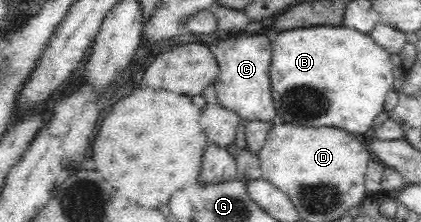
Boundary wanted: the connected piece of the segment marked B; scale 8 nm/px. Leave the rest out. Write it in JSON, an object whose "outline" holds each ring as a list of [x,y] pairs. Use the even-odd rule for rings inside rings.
{"outline":[[[313,25],[272,34],[270,83],[276,115],[285,123],[307,127],[344,129],[351,134],[371,129],[373,119],[383,111],[387,92],[394,87],[390,53],[368,34],[345,25]]]}

